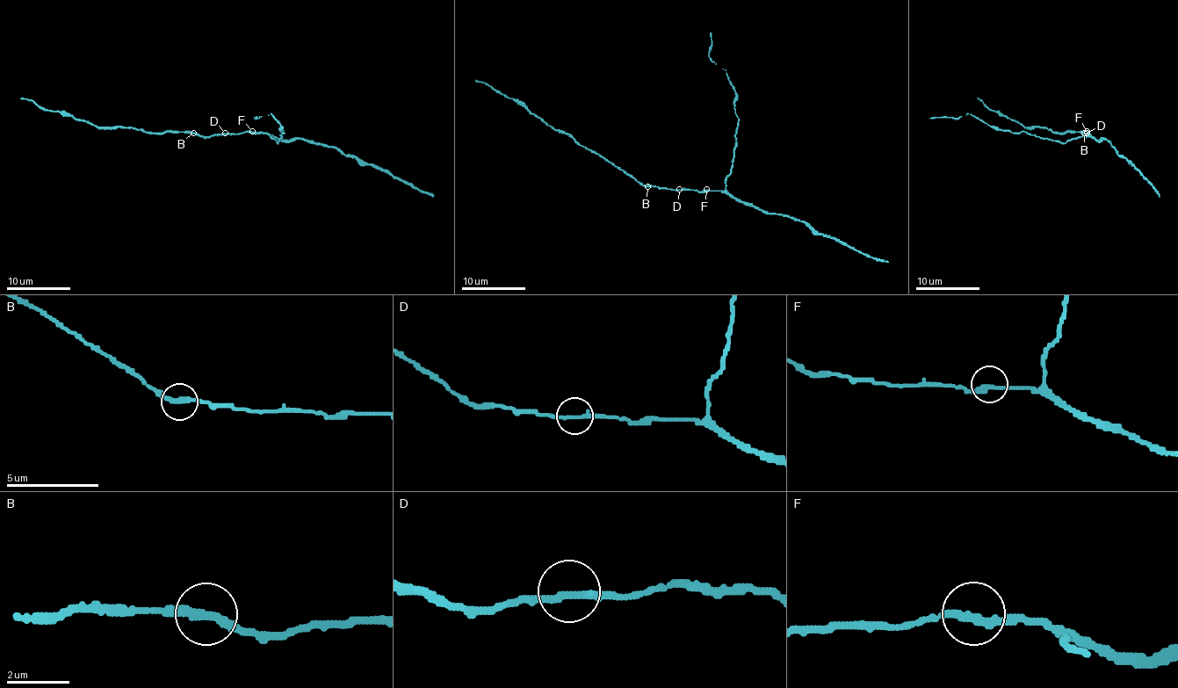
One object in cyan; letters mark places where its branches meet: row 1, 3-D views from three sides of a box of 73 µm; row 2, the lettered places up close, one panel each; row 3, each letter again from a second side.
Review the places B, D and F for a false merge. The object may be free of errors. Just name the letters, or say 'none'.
none

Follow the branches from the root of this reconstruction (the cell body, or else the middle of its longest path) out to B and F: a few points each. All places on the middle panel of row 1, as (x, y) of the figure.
B: (679, 189), (647, 186)
F: (679, 189), (706, 189)

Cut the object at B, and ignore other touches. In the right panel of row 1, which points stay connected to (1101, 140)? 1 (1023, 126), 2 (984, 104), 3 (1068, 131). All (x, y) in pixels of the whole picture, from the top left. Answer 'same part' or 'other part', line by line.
1: other part
2: other part
3: other part

